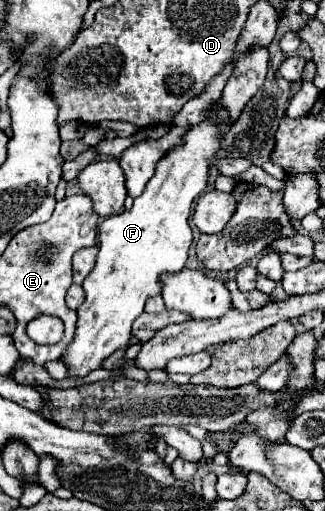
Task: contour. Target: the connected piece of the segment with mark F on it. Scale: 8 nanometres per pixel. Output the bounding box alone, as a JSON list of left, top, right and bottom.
[63,103,231,377]

